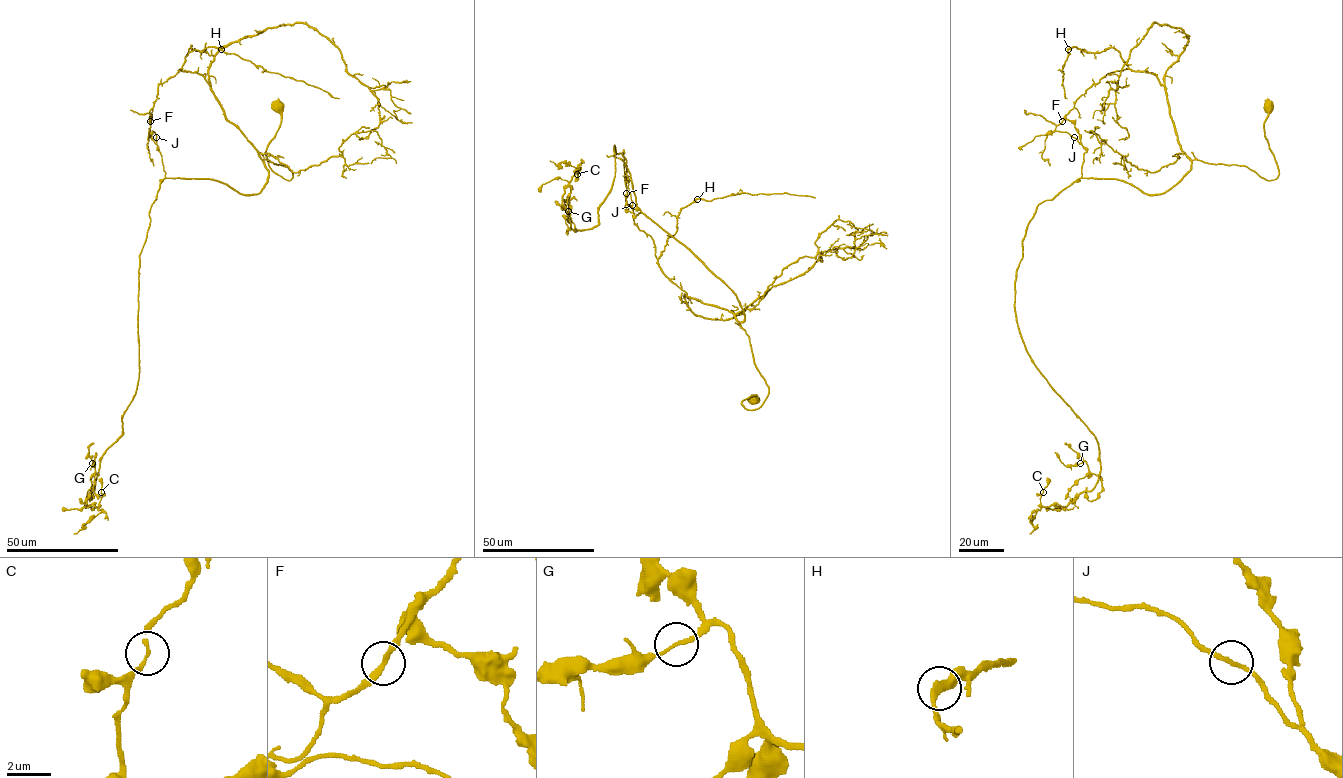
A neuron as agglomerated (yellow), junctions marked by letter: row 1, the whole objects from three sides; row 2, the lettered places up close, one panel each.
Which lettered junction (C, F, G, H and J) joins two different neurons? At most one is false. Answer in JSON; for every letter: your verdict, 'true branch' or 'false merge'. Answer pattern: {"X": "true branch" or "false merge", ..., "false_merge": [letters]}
{"C": "true branch", "F": "true branch", "G": "true branch", "H": "true branch", "J": "true branch", "false_merge": []}

